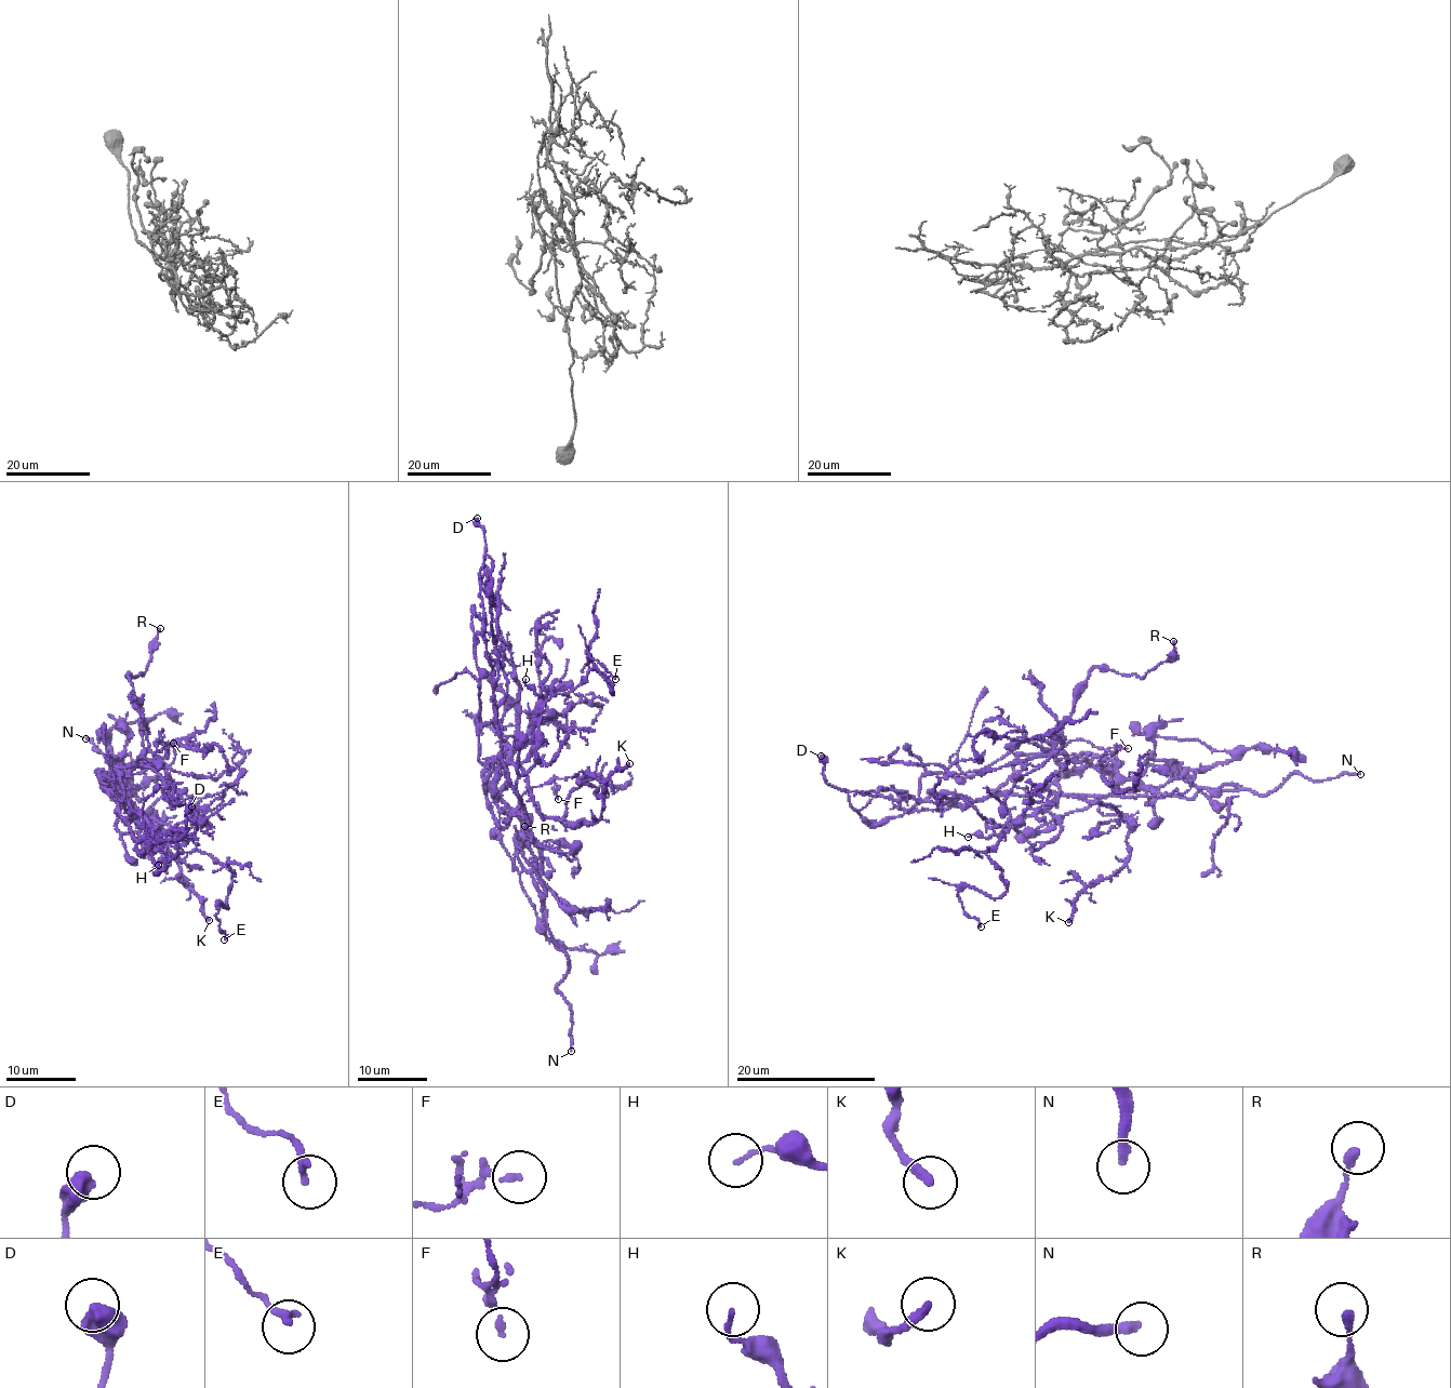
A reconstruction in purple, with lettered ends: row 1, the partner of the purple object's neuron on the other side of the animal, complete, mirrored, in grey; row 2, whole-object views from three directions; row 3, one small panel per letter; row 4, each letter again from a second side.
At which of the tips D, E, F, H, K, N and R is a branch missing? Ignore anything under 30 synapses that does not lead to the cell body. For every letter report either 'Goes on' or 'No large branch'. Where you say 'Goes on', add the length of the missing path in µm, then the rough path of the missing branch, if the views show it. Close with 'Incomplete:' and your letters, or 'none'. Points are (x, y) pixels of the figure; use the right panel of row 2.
D: No large branch
E: No large branch
F: No large branch
H: No large branch
K: No large branch
N: Goes on. Missing length about 15 µm. Course of what is missing: (1360, 774), (1385, 768), (1416, 744), (1433, 743), (1435, 757), (1439, 760)
R: No large branch
Incomplete: N

